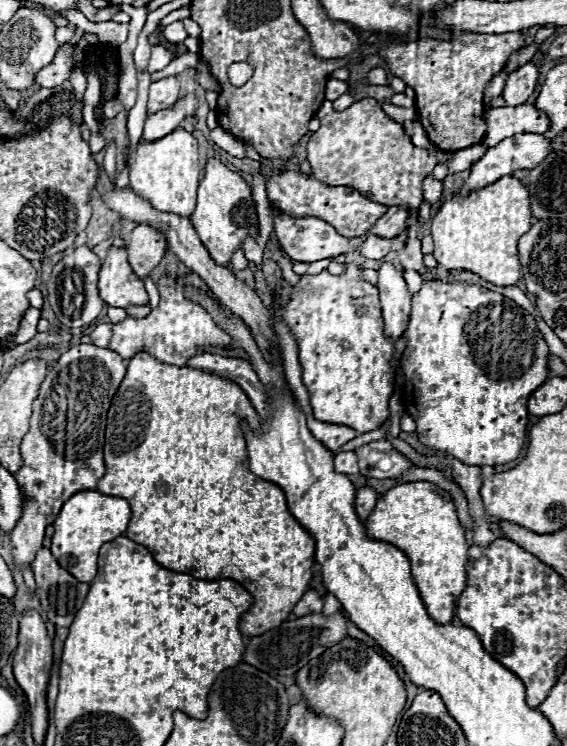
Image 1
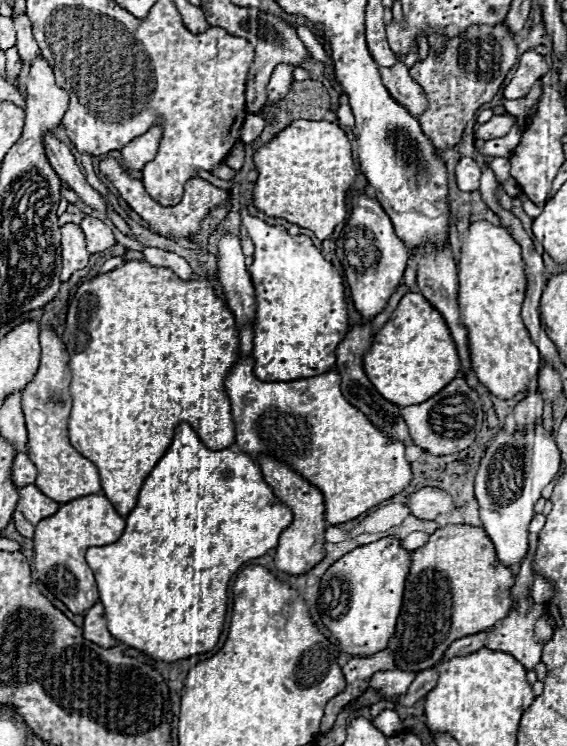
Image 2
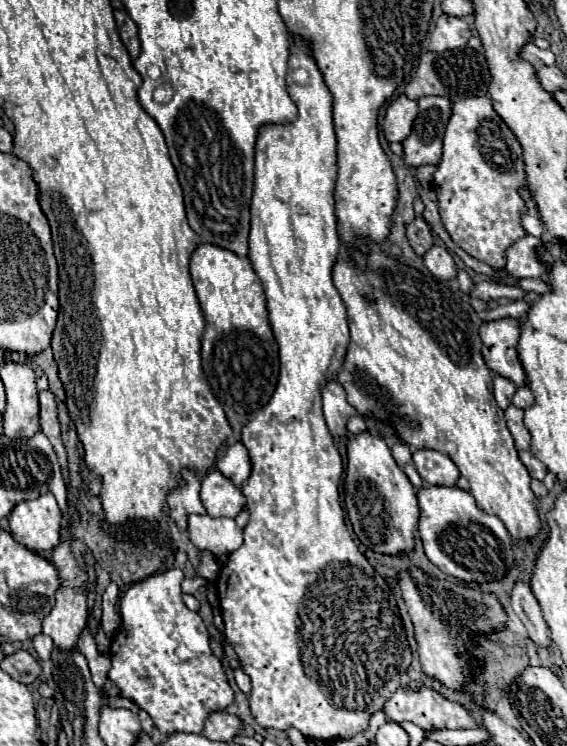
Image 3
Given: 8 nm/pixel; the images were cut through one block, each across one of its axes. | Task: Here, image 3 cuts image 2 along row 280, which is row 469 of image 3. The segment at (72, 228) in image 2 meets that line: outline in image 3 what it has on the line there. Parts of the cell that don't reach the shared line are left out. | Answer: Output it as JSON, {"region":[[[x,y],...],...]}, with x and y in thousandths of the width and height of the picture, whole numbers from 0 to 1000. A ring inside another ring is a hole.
{"region":[[[81,523],[71,525],[71,574],[81,582],[81,587],[92,592],[106,625],[109,625],[109,635],[113,641],[120,641],[120,630],[116,630],[116,601],[106,590],[106,568],[102,568],[102,558],[99,558],[99,536],[95,531]]]}

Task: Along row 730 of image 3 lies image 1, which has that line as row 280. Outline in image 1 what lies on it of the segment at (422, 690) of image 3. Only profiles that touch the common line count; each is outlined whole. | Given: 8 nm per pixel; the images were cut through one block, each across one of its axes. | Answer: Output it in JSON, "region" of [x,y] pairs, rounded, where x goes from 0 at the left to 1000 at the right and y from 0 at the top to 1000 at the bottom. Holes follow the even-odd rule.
{"region":[[[748,375],[748,383],[741,386],[741,391],[727,399],[727,421],[723,421],[723,432],[720,432],[720,442],[716,442],[716,469],[713,469],[713,504],[716,504],[716,515],[713,515],[713,542],[720,555],[734,563],[734,579],[744,595],[751,595],[762,603],[772,603],[780,609],[797,609],[801,614],[808,614],[811,619],[825,622],[825,625],[885,625],[896,622],[903,617],[910,617],[921,606],[924,590],[928,590],[928,574],[931,574],[931,531],[952,520],[963,507],[966,507],[966,488],[963,488],[963,477],[966,477],[966,464],[959,458],[959,450],[952,448],[952,442],[945,440],[942,426],[921,413],[914,410],[907,402],[857,389],[850,383],[822,383],[822,381],[787,381],[787,378],[765,378],[765,375]]]}

